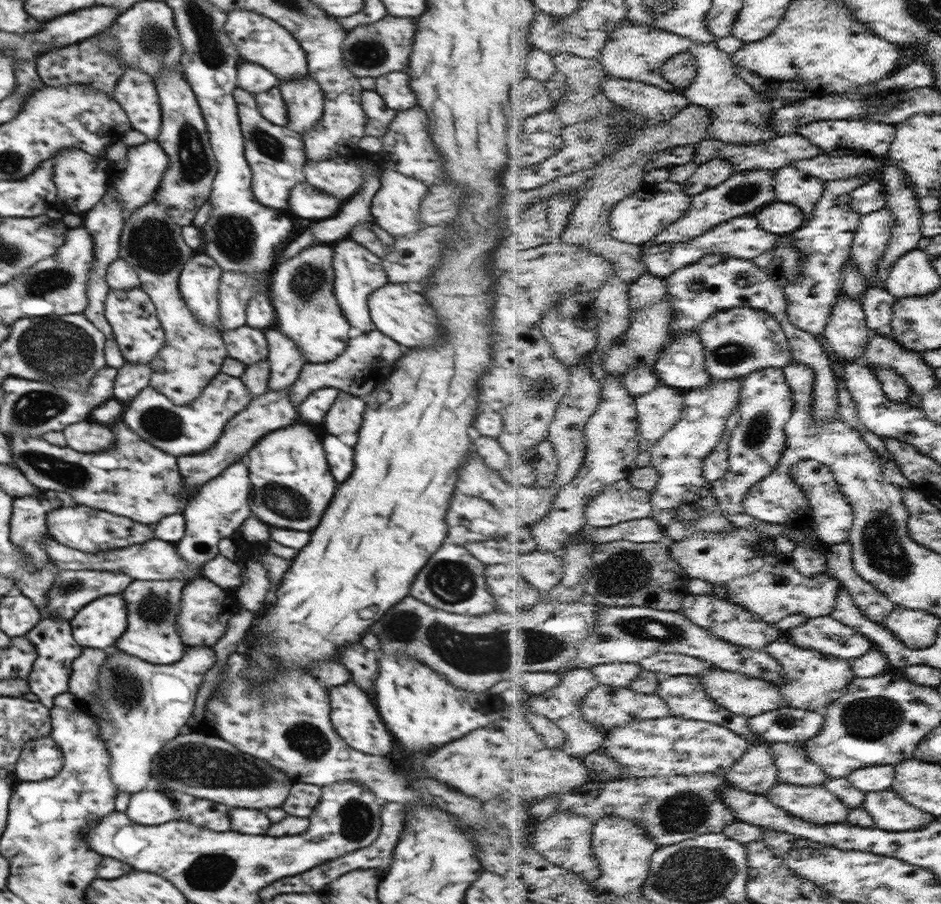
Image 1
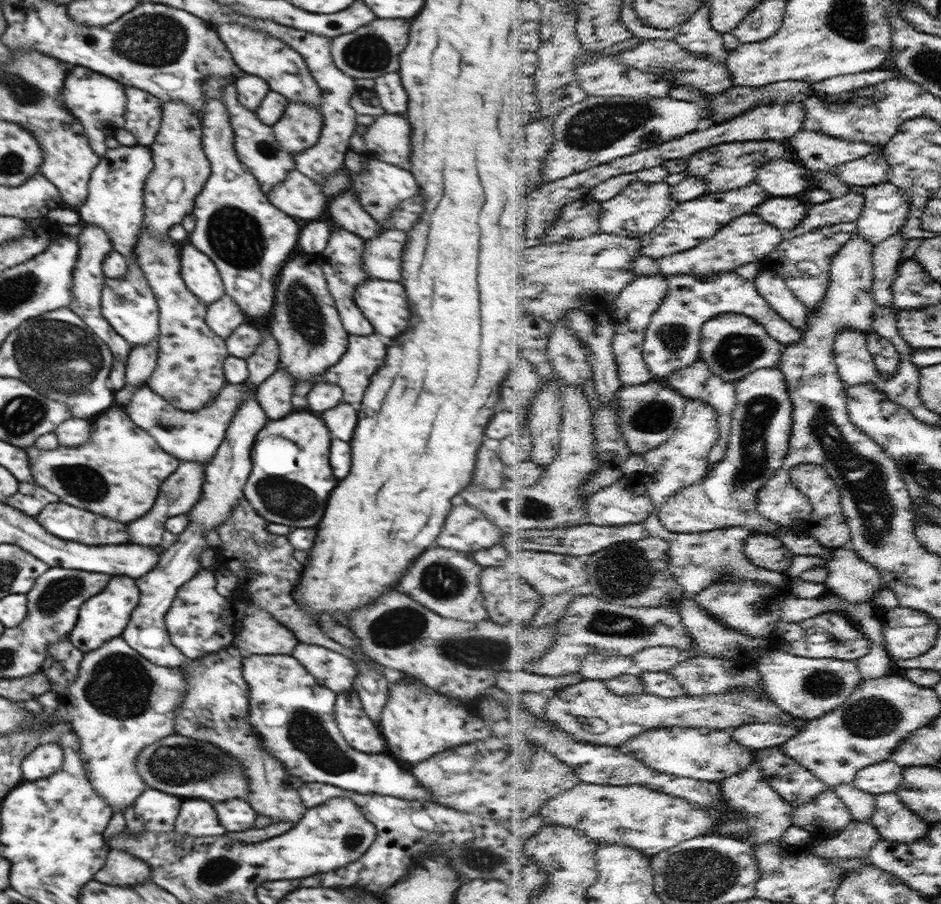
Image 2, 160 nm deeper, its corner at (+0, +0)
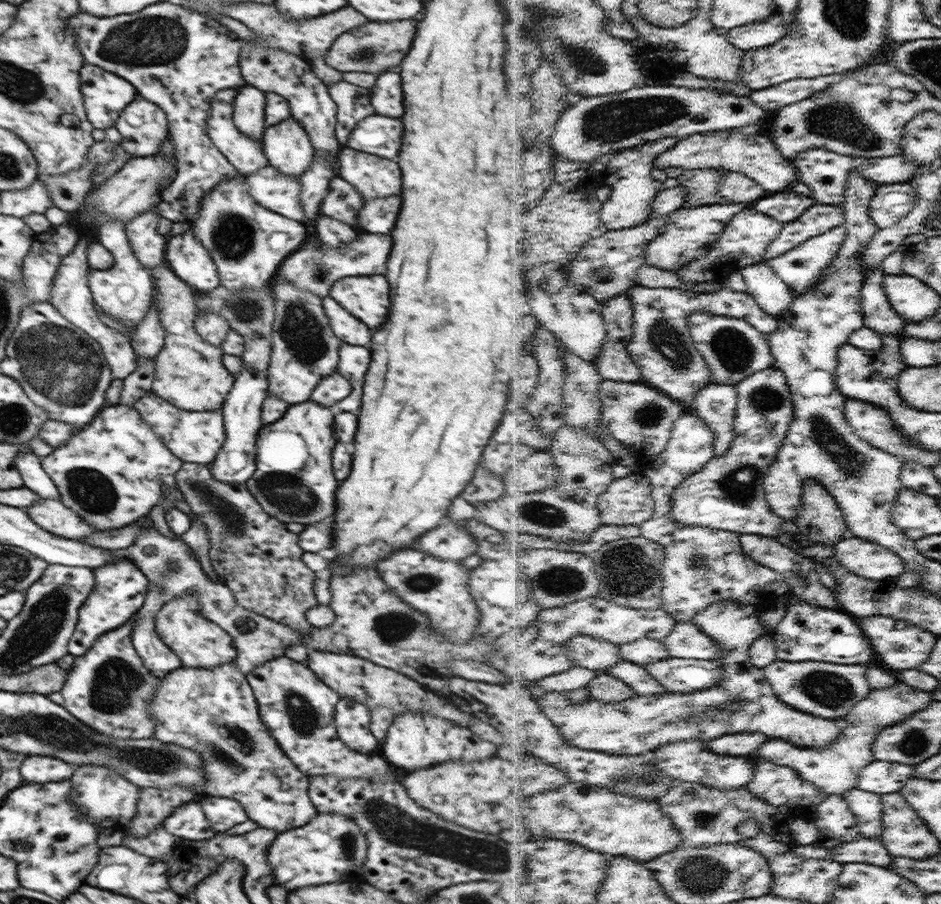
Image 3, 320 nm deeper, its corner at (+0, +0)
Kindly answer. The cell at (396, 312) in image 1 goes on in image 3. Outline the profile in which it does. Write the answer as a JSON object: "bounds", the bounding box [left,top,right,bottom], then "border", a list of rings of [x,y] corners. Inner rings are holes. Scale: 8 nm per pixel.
{"bounds":[329,275,390,331],"border":[[[385,275],[349,276],[333,282],[329,295],[372,331],[386,320],[390,285]]]}

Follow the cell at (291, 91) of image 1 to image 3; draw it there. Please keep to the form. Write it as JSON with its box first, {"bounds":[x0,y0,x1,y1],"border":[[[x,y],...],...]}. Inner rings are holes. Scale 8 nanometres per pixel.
{"bounds":[260,116,315,176],"border":[[[292,116],[266,128],[260,142],[269,166],[286,176],[302,176],[315,157],[309,134]]]}

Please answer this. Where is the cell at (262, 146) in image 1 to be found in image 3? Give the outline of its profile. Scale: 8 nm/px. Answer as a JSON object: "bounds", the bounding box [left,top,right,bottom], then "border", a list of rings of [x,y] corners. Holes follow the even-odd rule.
{"bounds":[207,89,268,175],"border":[[[237,89],[219,90],[211,100],[207,135],[211,143],[241,174],[249,175],[268,167],[266,155],[258,150],[260,141],[238,130],[233,122],[233,102]]]}

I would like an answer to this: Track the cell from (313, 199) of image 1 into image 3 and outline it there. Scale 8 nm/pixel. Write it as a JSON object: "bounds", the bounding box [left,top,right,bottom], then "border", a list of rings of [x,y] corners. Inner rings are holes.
{"bounds":[245,166,304,221],"border":[[[270,166],[245,175],[248,194],[262,208],[295,221],[304,220],[300,202],[301,181]]]}

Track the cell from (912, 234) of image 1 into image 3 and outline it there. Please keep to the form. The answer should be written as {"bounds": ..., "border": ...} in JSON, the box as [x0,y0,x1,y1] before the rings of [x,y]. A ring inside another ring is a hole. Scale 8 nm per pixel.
{"bounds":[863,267,908,336],"border":[[[882,267],[870,272],[866,278],[865,289],[863,290],[863,305],[865,310],[865,326],[877,330],[882,336],[891,334],[892,336],[903,336],[908,321],[894,308],[890,302],[889,294],[885,289],[886,272]]]}

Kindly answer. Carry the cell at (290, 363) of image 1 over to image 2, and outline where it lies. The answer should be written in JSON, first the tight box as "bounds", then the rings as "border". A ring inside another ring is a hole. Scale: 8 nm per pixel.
{"bounds":[256,365,296,420],"border":[[[278,365],[277,371],[257,386],[256,396],[268,420],[285,417],[294,410],[291,398],[296,382]]]}

